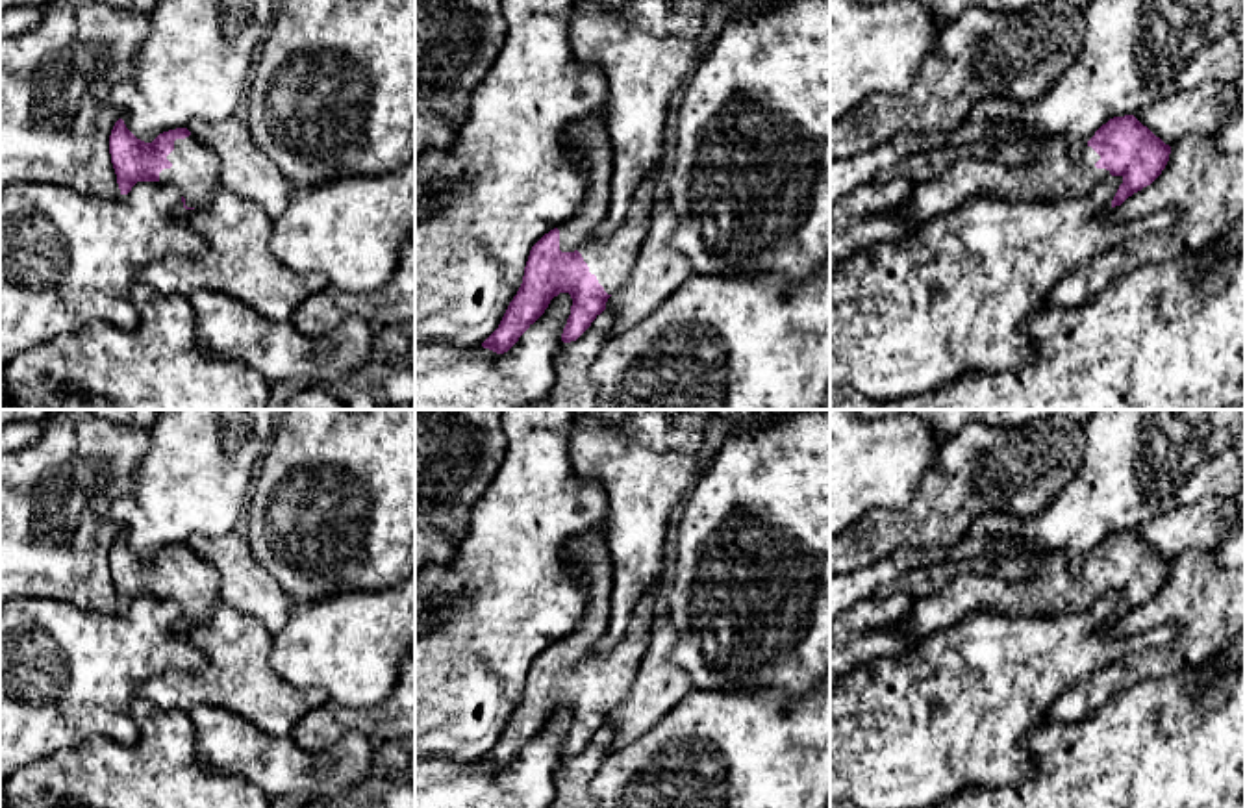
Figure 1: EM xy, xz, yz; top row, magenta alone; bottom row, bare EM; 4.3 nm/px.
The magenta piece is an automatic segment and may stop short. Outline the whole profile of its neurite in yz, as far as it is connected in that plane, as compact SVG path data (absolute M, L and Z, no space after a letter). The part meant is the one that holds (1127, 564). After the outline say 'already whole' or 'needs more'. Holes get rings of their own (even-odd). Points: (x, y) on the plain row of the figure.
M1134 530L1113 532L1095 547L1078 573L1067 569L1067 558L1060 550L1047 552L1030 580L1010 580L995 573L980 574L960 569L943 589L915 599L899 628L908 636L926 638L982 610L1010 617L1058 617L1082 612L1110 591L1121 591L1123 599L1112 615L1112 623L1115 623L1134 608L1151 600L1165 584L1169 569L1171 562L1156 552Z; needs more

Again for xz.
M608 517L567 541L563 563L585 582L585 612L571 634L532 662L522 699L498 743L482 758L484 764L508 767L560 708L572 713L561 756L576 756L606 725L608 713L628 699L650 641L660 580L637 604L624 638L597 650L611 617L613 571L606 537Z; needs more

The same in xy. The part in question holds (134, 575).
M119 534L109 550L109 569L120 610L128 610L137 597L161 597L178 602L183 623L195 625L220 602L220 574L187 543L145 558Z; needs more

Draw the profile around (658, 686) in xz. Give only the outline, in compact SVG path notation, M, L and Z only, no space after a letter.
M671 615L656 617L628 699L615 706L606 717L606 725L613 728L611 751L622 749L645 736L693 691L685 671L671 662L674 645L676 634Z

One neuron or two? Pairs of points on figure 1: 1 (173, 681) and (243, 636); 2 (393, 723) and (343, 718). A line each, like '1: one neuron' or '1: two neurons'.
1: one neuron
2: one neuron

